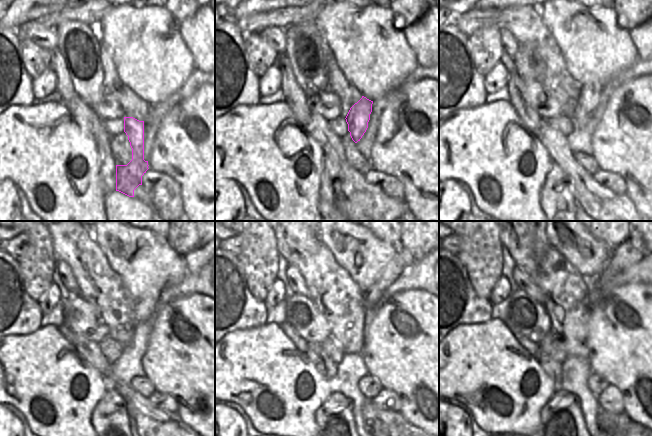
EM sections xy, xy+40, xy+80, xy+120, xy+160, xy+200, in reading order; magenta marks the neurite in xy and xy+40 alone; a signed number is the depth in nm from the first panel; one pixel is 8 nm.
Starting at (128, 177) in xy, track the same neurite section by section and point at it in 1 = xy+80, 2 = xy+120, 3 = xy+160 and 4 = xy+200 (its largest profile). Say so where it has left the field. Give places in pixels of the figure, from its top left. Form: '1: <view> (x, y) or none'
1: xy+80 (590, 94)
2: xy+120 (145, 308)
3: xy+160 (374, 296)
4: xy+200 (625, 255)

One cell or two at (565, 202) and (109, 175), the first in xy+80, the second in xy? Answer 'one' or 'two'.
one

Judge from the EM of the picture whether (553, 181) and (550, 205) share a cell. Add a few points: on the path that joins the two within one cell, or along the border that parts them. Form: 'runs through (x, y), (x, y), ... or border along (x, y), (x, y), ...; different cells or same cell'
runs through (551, 187), (551, 199); same cell

